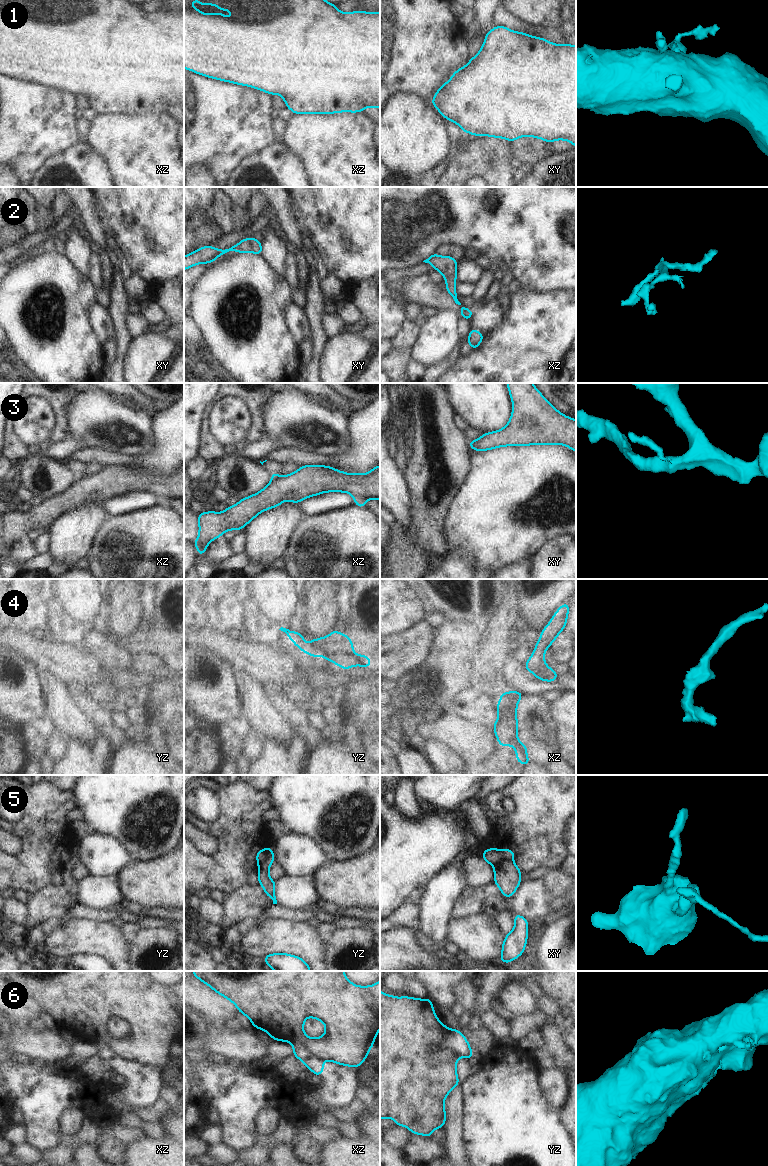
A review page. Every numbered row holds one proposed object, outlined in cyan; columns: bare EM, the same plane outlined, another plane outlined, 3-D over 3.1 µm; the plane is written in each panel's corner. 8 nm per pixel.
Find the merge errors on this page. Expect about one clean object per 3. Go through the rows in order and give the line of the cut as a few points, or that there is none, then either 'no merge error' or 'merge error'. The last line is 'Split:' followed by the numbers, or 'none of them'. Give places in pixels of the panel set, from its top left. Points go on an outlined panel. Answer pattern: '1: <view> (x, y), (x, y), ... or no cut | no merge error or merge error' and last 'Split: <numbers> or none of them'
1: no cut | no merge error
2: no cut | no merge error
3: xz (272, 477), (277, 478) | merge error
4: no cut | no merge error
5: xy (512, 861), (500, 860), (493, 865) | merge error
6: yz (447, 1028), (442, 1046), (453, 1050), (459, 1055) | merge error
Split: 3, 5, 6

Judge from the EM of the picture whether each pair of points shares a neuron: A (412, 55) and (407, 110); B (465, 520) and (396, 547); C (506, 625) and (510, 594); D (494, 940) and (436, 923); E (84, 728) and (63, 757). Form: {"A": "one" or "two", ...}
{"A": "two", "B": "two", "C": "one", "D": "two", "E": "two"}

